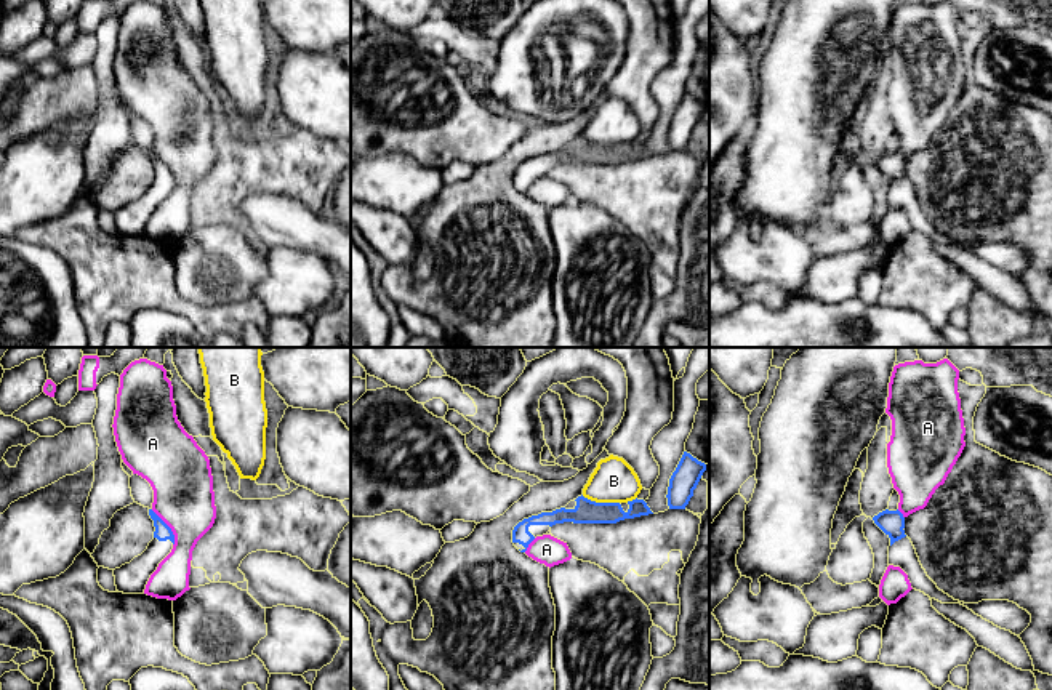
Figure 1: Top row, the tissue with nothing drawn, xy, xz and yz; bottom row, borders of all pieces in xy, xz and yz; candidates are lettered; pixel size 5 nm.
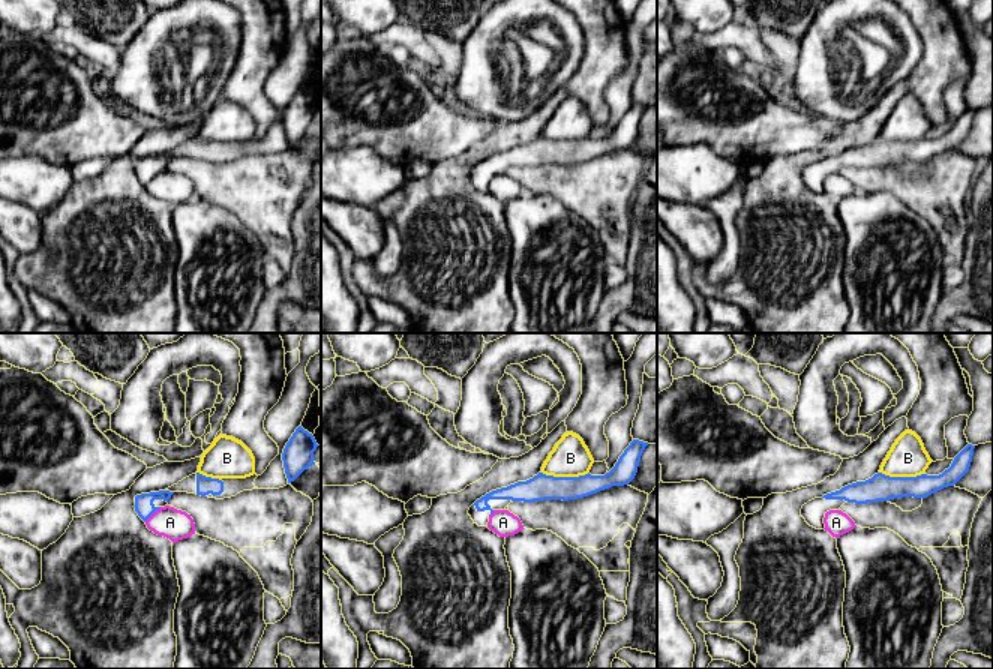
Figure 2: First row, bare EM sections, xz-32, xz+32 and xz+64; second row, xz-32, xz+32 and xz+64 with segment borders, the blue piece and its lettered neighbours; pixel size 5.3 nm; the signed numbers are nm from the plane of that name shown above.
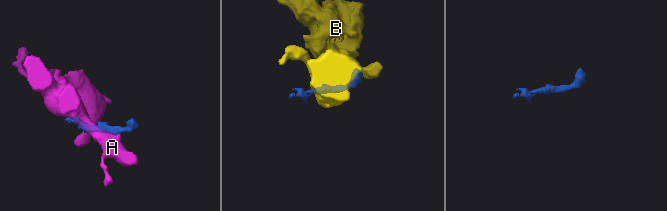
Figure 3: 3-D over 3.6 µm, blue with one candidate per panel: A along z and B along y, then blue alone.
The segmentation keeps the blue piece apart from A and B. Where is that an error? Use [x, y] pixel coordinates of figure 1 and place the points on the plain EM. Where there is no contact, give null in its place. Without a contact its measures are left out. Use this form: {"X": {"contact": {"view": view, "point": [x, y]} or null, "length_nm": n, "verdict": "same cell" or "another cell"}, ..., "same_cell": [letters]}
{"A": {"contact": {"view": "xy", "point": [168, 168]}, "length_nm": 220, "verdict": "another cell"}, "B": {"contact": {"view": "xz", "point": [601, 144]}, "length_nm": 200, "verdict": "another cell"}, "same_cell": []}

